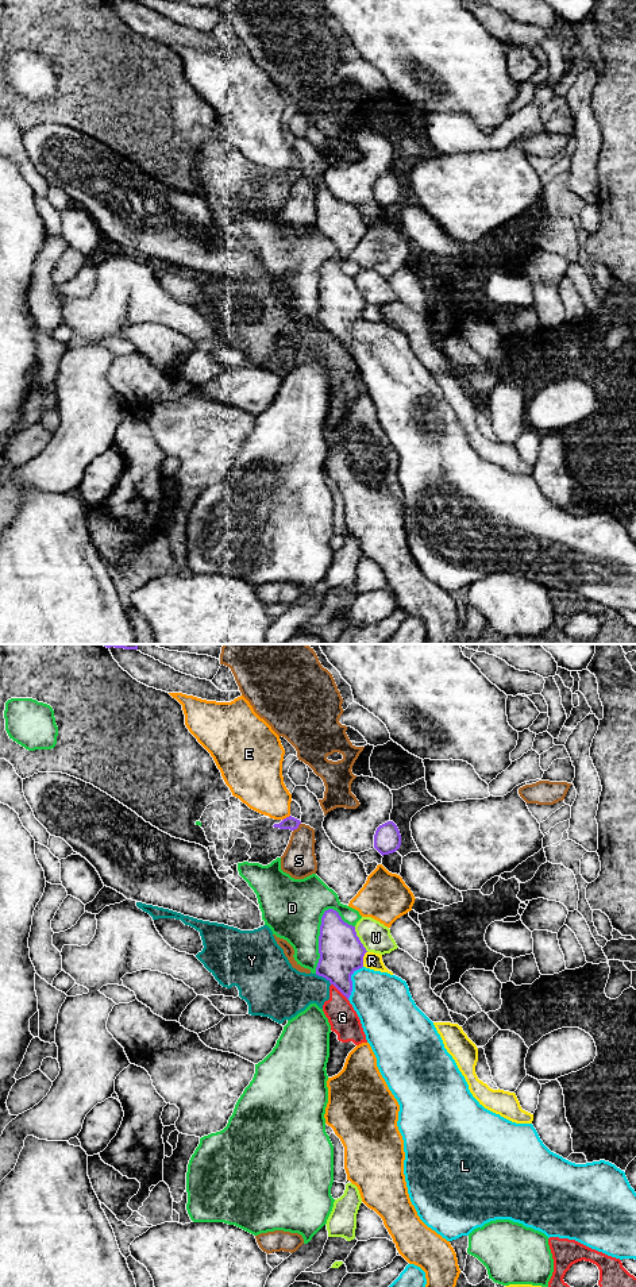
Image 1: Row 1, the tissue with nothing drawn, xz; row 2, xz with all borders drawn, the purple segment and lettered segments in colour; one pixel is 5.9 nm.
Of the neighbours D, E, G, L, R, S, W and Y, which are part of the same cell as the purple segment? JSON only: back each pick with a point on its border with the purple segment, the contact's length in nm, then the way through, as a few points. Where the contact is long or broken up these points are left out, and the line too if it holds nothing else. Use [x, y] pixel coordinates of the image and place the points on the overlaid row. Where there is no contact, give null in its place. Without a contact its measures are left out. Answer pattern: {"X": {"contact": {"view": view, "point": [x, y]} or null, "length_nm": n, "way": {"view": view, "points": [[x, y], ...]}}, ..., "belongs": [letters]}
{"belongs": []}

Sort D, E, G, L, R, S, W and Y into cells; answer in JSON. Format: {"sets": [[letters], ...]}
{"sets": [["D"], ["E"], ["G", "Y"], ["L"], ["R"], ["S"], ["W"]]}

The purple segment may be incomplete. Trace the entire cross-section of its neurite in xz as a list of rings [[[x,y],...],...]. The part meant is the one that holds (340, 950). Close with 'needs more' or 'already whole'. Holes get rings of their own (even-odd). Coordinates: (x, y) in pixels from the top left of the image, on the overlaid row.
[[[325,910],[320,925],[316,975],[325,978],[348,999],[352,991],[351,975],[363,967],[366,952],[355,926],[344,922],[336,910]]]; already whole

